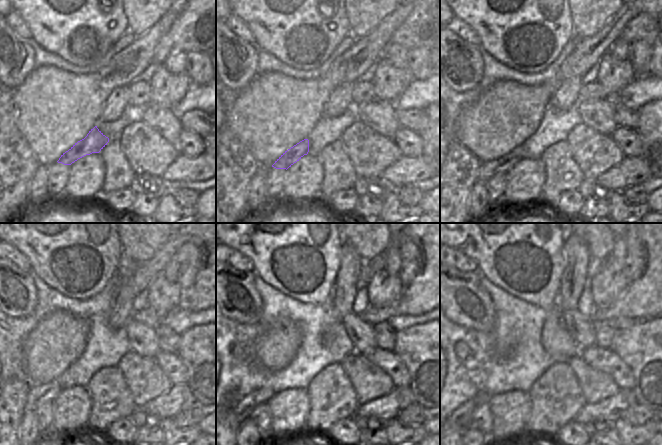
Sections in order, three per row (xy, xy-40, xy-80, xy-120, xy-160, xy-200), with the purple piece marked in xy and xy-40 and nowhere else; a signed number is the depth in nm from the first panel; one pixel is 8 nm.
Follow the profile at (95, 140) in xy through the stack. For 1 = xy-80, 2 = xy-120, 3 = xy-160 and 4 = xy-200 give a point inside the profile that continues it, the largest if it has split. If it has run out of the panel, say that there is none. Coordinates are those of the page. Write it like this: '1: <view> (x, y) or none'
1: xy-80 (505, 163)
2: xy-120 (38, 394)
3: xy-160 (243, 408)
4: xy-200 (460, 418)

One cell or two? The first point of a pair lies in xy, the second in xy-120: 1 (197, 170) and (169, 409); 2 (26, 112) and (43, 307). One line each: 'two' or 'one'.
1: one
2: two

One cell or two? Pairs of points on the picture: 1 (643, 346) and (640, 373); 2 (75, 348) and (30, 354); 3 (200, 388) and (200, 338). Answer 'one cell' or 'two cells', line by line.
1: one cell
2: one cell
3: one cell

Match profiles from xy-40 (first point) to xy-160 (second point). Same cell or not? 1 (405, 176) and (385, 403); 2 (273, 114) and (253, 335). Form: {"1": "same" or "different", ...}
{"1": "same", "2": "different"}

